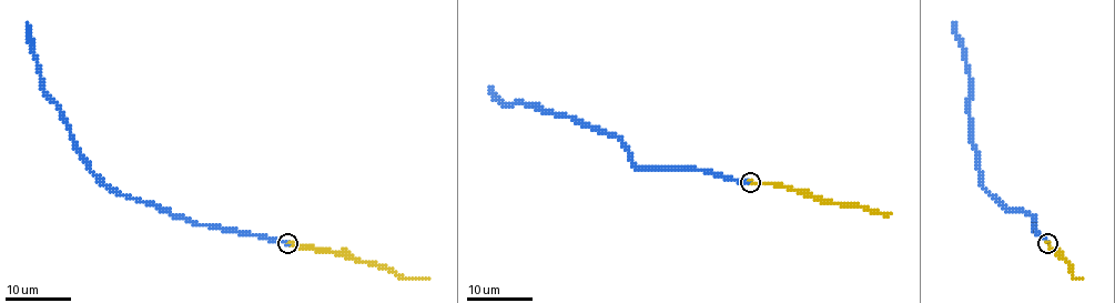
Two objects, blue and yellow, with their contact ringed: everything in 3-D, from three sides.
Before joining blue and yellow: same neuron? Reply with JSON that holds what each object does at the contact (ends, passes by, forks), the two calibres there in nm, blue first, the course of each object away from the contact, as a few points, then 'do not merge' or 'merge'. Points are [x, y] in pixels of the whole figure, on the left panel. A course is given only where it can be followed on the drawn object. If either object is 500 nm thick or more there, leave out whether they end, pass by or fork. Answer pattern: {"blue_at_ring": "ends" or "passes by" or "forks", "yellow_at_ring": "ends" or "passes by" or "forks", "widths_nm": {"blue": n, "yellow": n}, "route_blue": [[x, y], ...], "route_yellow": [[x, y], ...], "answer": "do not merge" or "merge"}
{"blue_at_ring": "ends", "yellow_at_ring": "ends", "widths_nm": {"blue": 240, "yellow": 320}, "route_blue": [[289, 242], [232, 229], [199, 225], [109, 188], [91, 170], [62, 111], [44, 93], [28, 23]], "route_yellow": [[289, 242], [330, 249], [363, 262], [389, 268], [403, 278], [427, 278]], "answer": "merge"}

